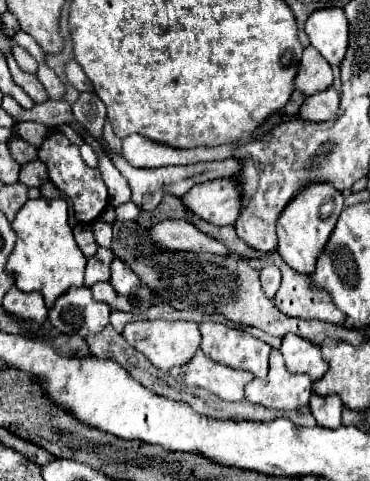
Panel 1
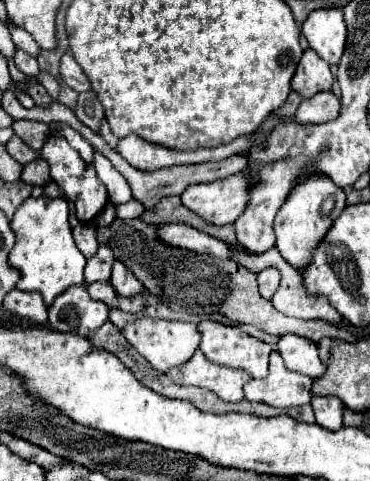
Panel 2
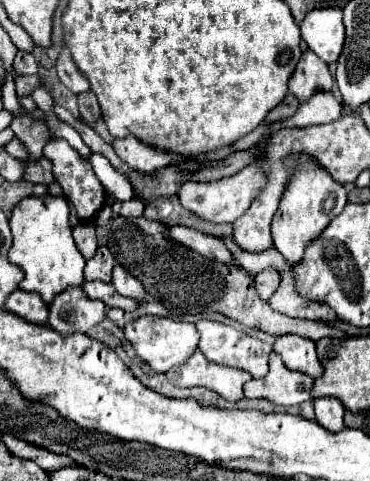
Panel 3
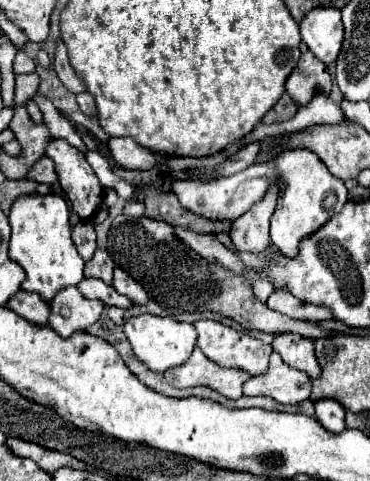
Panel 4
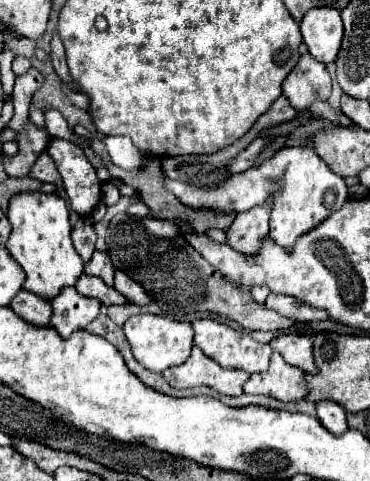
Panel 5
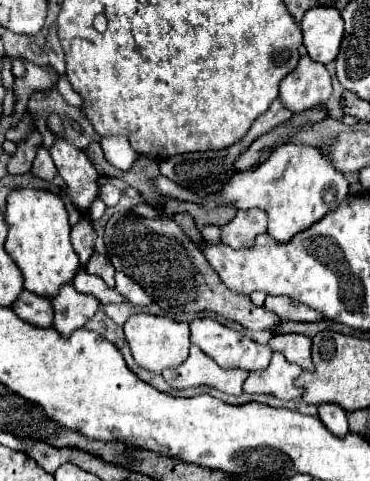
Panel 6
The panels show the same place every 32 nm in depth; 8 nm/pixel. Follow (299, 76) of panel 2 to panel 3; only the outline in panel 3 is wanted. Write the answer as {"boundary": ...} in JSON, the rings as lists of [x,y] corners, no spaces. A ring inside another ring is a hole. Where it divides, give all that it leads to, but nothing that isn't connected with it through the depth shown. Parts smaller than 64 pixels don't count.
{"boundary":[[[306,50],[288,82],[288,92],[300,102],[310,100],[316,92],[330,92],[332,76],[326,62],[322,62],[314,52]]]}

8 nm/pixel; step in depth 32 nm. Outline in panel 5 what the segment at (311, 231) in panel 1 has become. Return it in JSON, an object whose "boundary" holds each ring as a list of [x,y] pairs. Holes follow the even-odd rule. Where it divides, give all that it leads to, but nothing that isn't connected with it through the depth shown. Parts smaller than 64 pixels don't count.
{"boundary":[[[258,136],[246,150],[242,150],[230,164],[232,176],[218,186],[188,186],[170,178],[162,178],[162,186],[186,206],[212,208],[220,212],[244,212],[246,208],[262,204],[262,200],[270,200],[270,238],[276,244],[290,248],[296,236],[312,230],[316,224],[320,224],[320,220],[324,220],[328,214],[336,212],[344,204],[344,200],[348,198],[348,186],[344,178],[332,172],[332,168],[316,152],[312,152],[310,146],[284,146],[270,160],[254,166],[258,154],[266,144],[270,144],[272,138],[274,136]]]}

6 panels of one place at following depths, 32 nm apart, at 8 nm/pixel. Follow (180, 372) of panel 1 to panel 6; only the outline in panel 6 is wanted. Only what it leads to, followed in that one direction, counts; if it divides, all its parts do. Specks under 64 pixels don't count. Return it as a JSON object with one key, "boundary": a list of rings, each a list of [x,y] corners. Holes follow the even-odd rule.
{"boundary":[[[192,346],[190,356],[174,370],[162,372],[164,380],[172,384],[172,388],[190,388],[208,384],[226,394],[242,394],[242,384],[248,376],[246,370],[224,370],[210,356],[200,352],[200,348]]]}

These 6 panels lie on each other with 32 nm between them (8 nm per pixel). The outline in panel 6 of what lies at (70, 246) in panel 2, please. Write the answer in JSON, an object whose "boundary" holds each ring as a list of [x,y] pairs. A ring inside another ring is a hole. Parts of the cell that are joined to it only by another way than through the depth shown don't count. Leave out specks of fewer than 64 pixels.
{"boundary":[[[16,188],[6,198],[8,238],[6,252],[24,274],[24,288],[40,296],[56,296],[62,284],[72,282],[74,272],[80,268],[78,254],[70,244],[70,224],[64,202],[50,190]]]}

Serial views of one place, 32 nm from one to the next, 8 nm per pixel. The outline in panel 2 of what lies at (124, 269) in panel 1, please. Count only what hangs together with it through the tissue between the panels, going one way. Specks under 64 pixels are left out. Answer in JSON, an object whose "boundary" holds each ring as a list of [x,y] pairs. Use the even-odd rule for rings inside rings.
{"boundary":[[[116,262],[114,268],[112,268],[112,280],[110,280],[110,284],[116,288],[116,292],[120,296],[138,296],[142,292],[142,288],[144,288],[136,280],[136,276],[128,268],[124,268],[124,264],[120,264],[120,262]]]}

